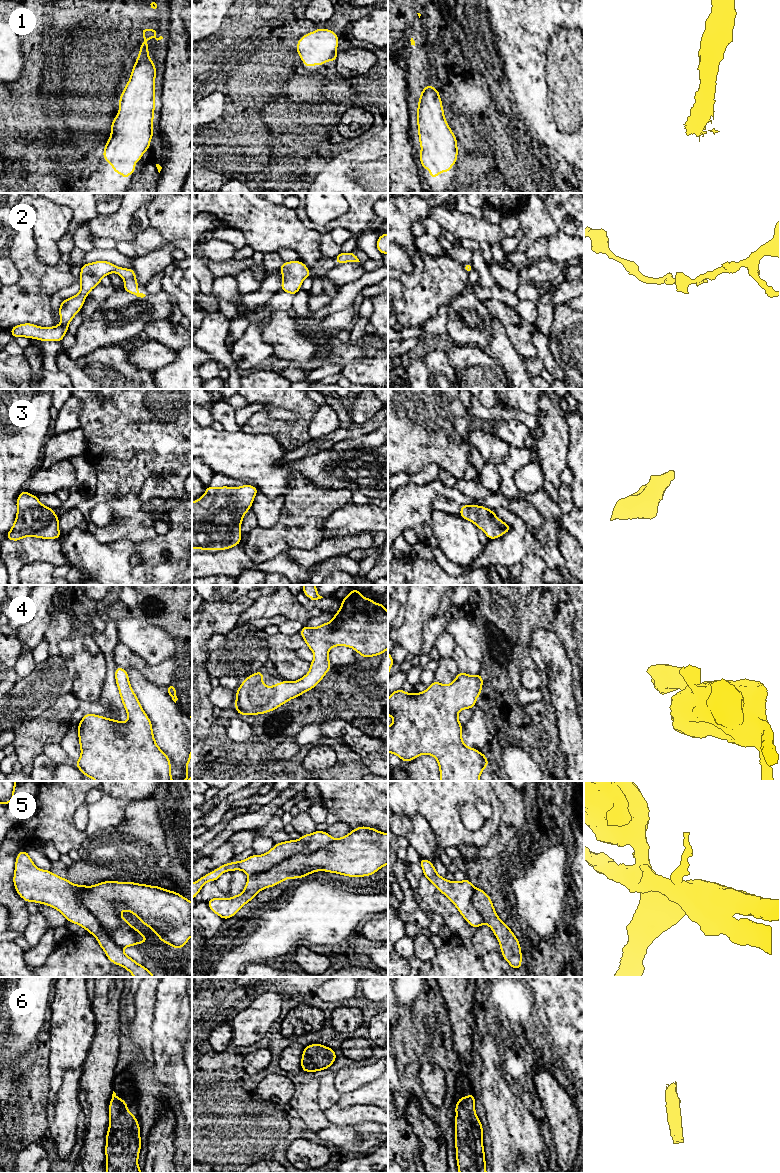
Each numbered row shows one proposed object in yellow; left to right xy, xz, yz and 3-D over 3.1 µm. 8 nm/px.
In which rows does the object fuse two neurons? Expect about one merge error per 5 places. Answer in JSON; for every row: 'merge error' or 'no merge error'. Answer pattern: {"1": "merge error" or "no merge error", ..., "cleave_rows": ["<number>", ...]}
{"1": "no merge error", "2": "no merge error", "3": "no merge error", "4": "no merge error", "5": "merge error", "6": "no merge error", "cleave_rows": ["5"]}

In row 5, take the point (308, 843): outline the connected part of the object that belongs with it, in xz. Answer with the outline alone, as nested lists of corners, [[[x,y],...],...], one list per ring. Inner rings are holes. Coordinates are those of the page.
[[[316,830],[312,834],[304,834],[298,840],[288,840],[281,843],[276,843],[272,849],[266,854],[254,854],[242,861],[234,861],[226,863],[215,869],[214,871],[202,876],[200,879],[192,883],[192,900],[200,893],[203,885],[209,881],[217,881],[220,876],[226,871],[242,870],[249,877],[267,872],[272,867],[280,864],[291,856],[304,853],[310,854],[317,851],[327,844],[334,841],[326,831]]]

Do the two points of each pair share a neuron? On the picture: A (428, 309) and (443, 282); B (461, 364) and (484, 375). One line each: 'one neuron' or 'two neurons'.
A: one neuron
B: one neuron

